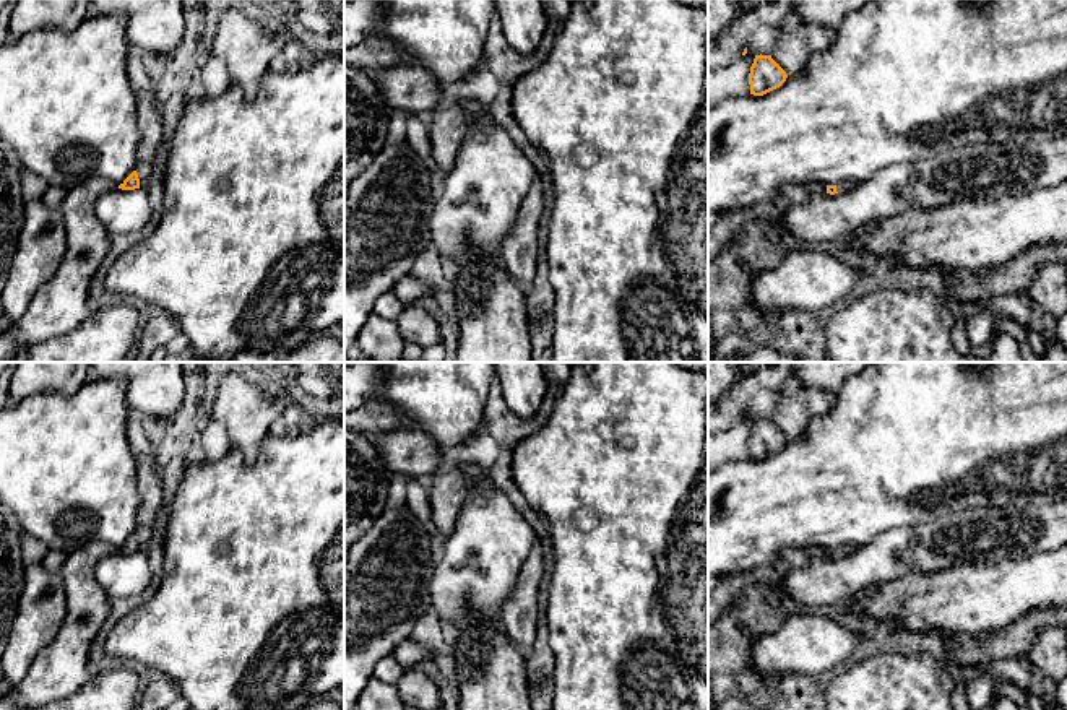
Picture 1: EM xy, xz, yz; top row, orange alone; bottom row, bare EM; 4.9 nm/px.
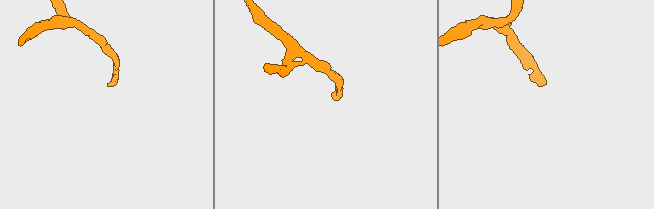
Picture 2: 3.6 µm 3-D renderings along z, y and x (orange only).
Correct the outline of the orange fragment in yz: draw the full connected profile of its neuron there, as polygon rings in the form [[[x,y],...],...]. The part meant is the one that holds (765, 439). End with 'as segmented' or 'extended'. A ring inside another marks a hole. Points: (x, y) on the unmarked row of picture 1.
[[[755,419],[749,437],[750,458],[763,460],[786,445],[786,435],[771,419]]]; as segmented

